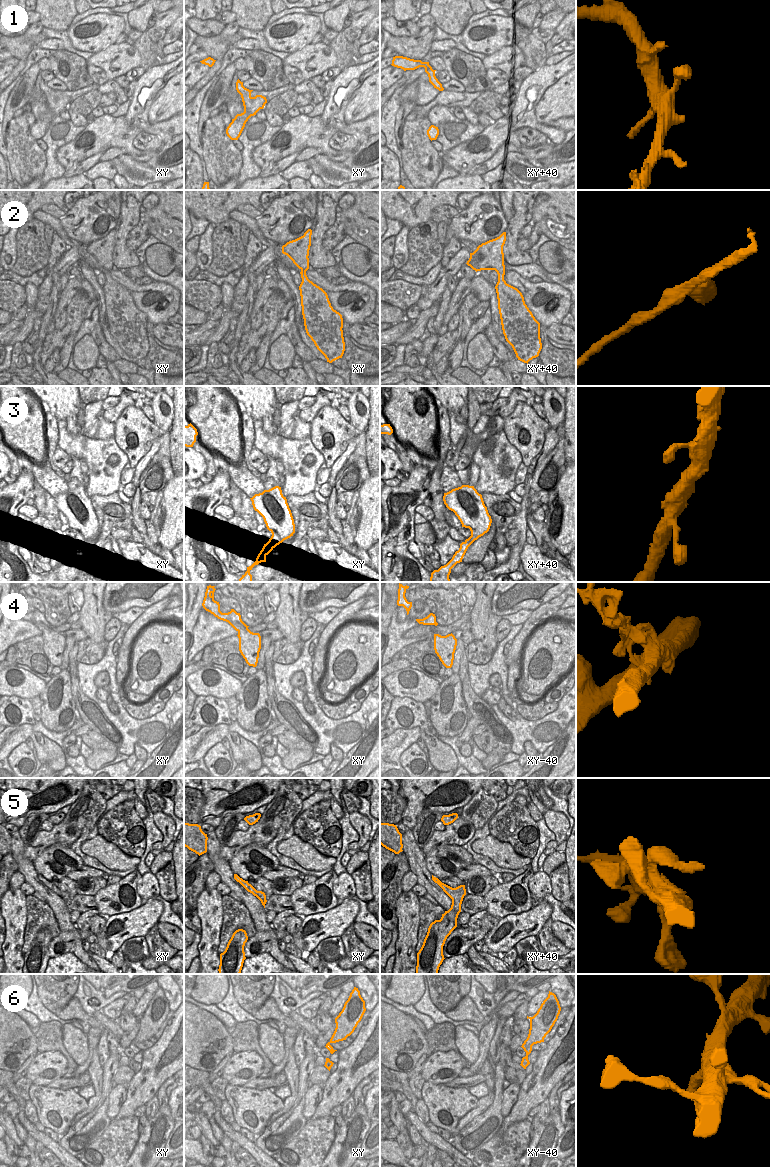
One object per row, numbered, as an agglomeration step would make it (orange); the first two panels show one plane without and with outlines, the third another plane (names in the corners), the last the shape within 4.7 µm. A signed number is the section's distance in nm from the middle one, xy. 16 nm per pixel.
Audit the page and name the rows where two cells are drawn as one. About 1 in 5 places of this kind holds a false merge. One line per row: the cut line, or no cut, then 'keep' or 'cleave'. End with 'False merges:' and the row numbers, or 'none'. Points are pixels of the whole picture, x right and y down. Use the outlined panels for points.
1: cut none; keep
2: cut none; keep
3: cut none; keep
4: cut xy (230, 623), (246, 626); cleave
5: cut none; keep
6: cut none; keep
False merges: 4

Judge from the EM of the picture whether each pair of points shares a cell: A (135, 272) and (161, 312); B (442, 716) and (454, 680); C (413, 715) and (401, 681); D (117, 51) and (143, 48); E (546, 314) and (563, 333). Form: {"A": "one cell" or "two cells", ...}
{"A": "two cells", "B": "one cell", "C": "two cells", "D": "two cells", "E": "two cells"}

